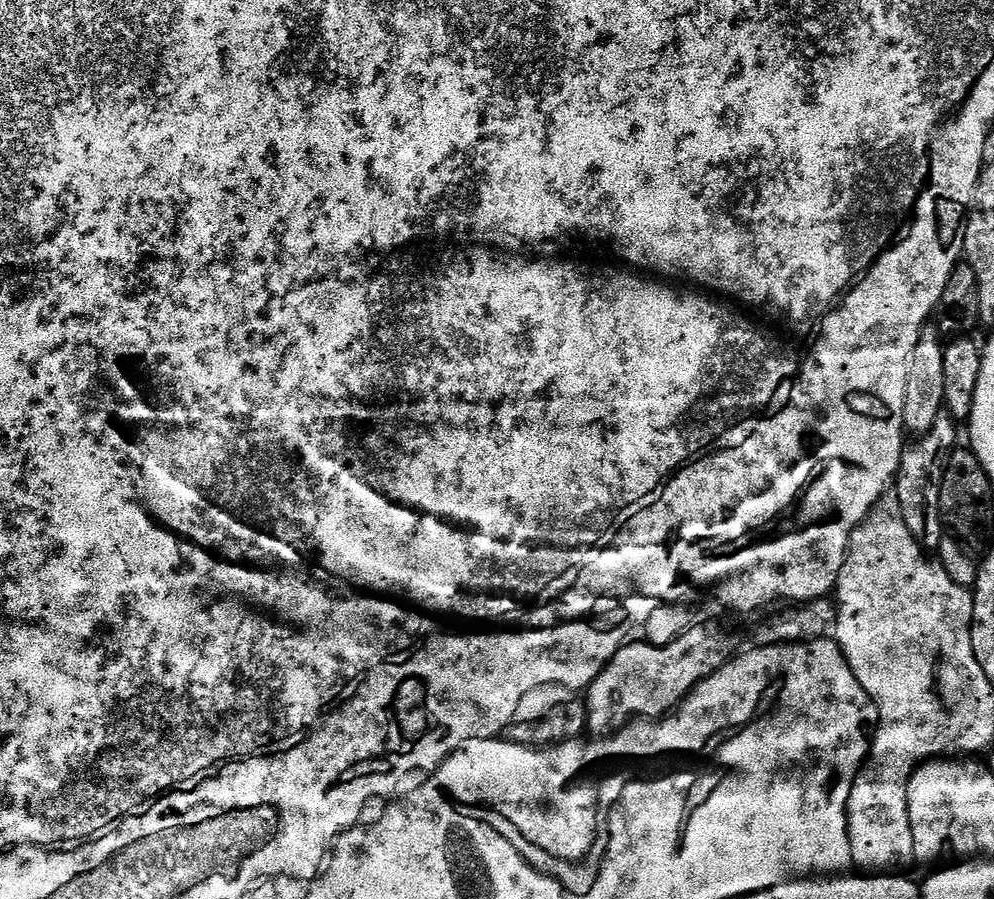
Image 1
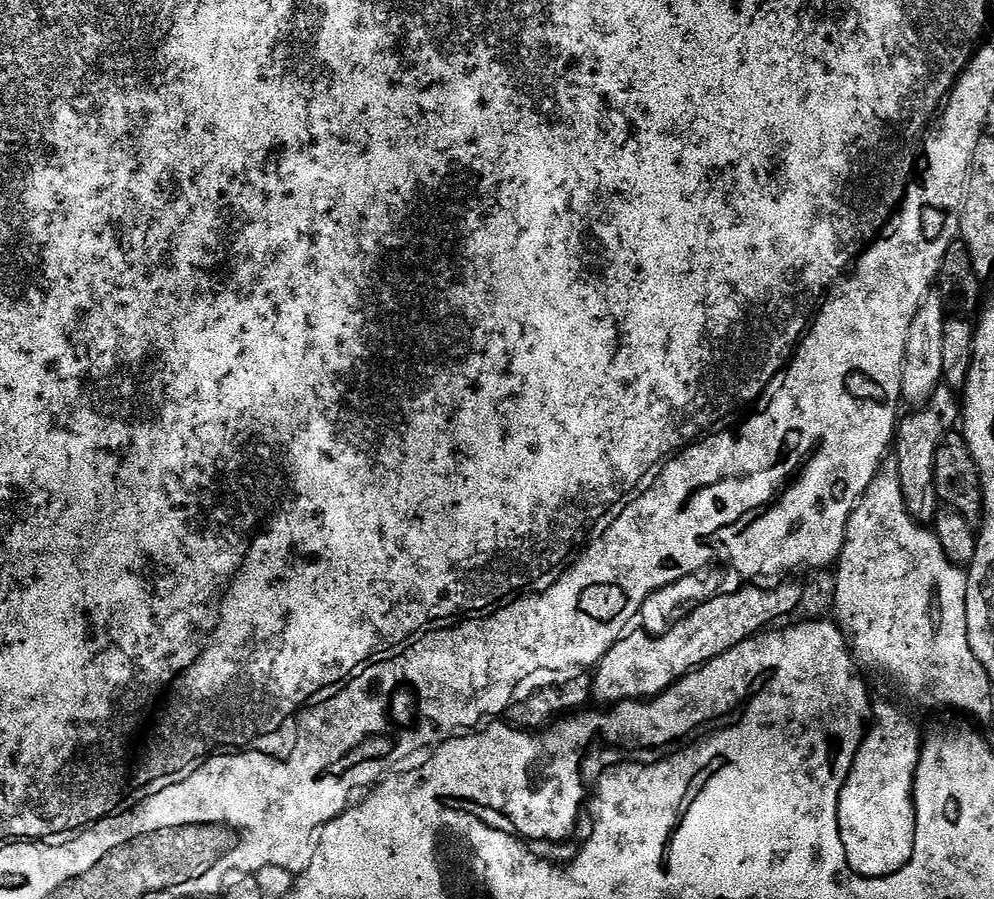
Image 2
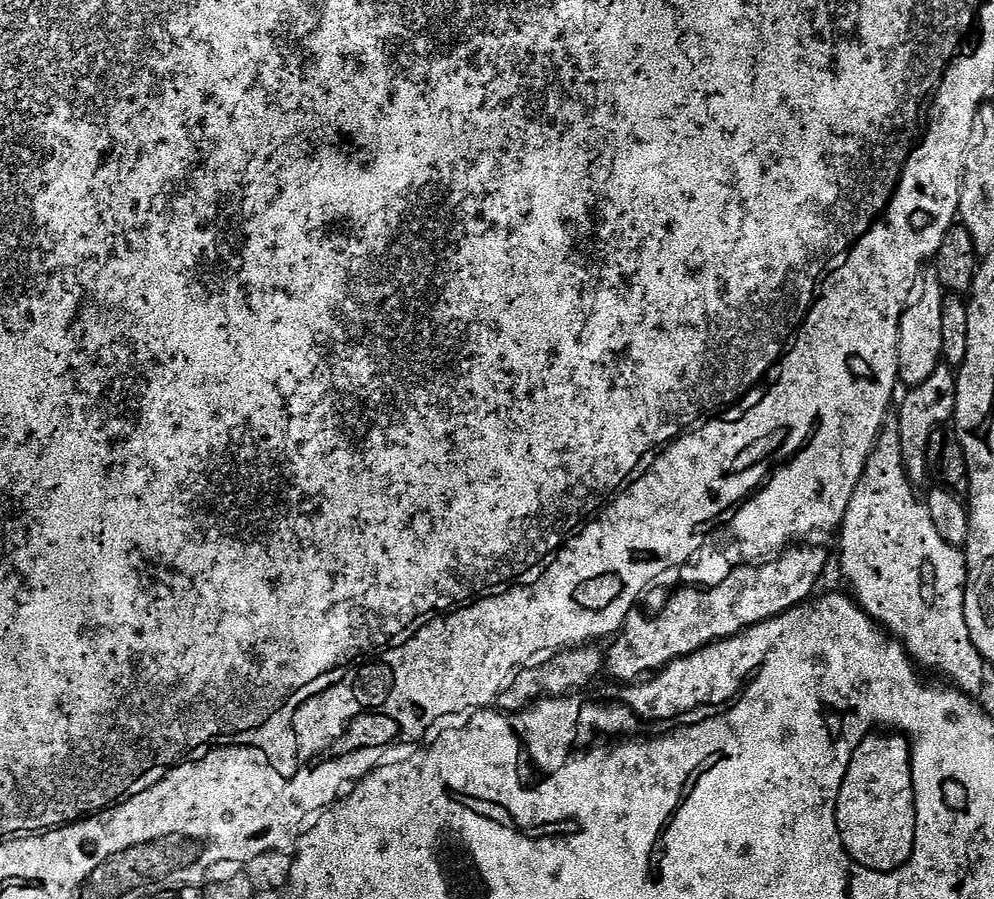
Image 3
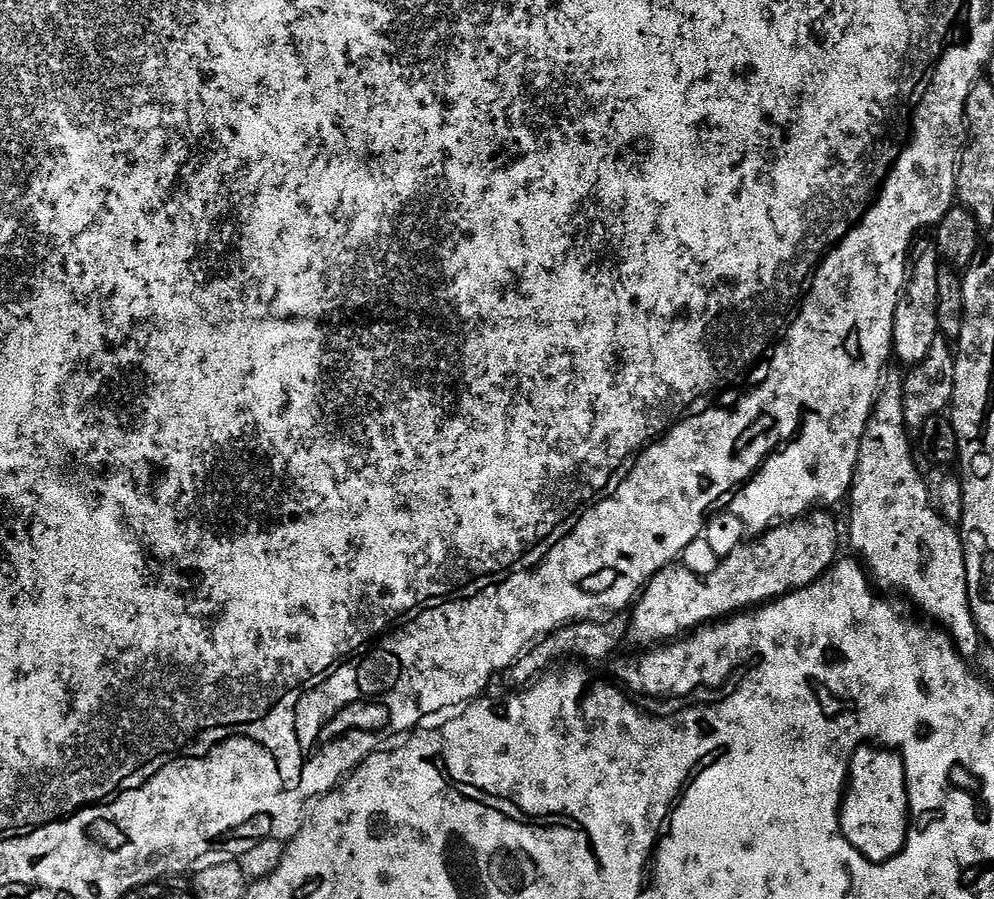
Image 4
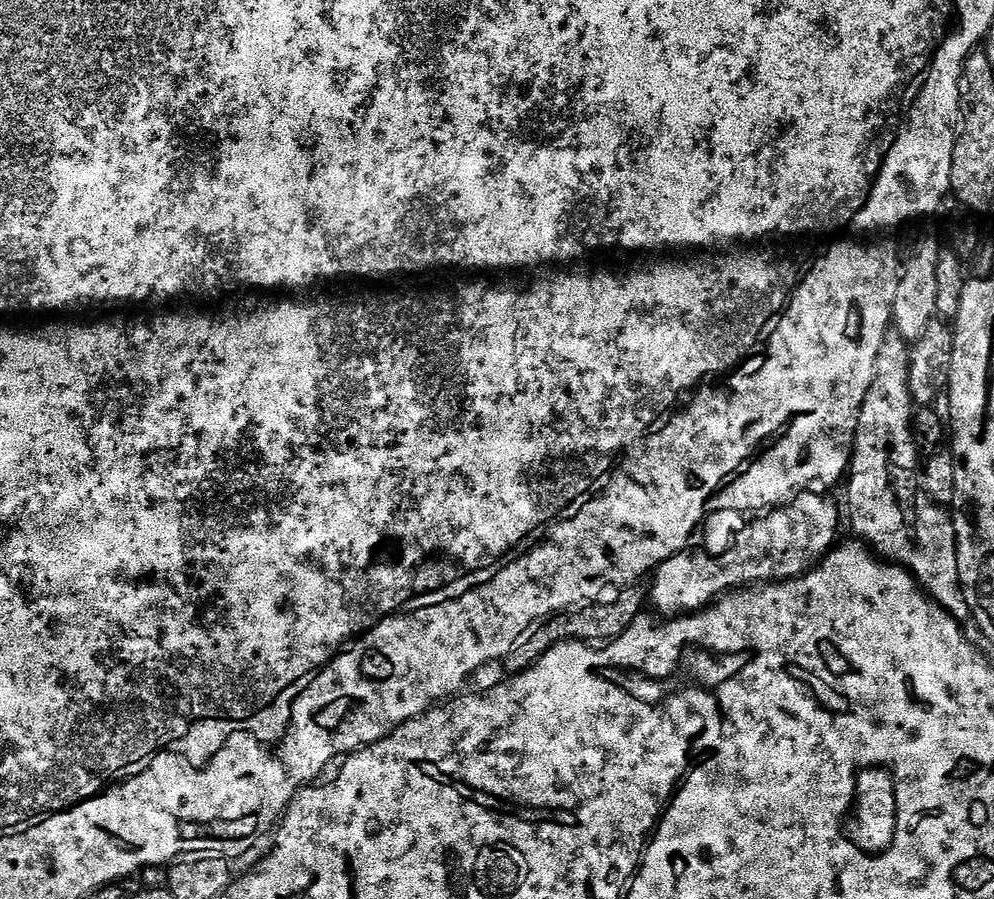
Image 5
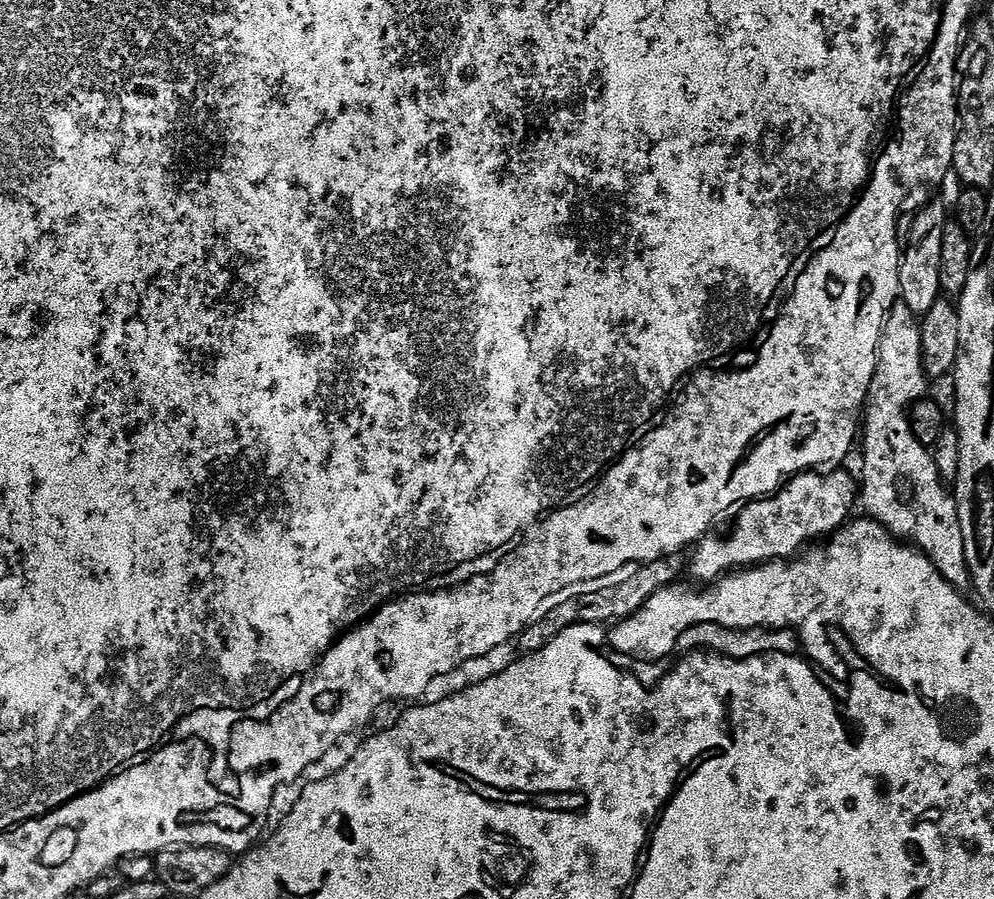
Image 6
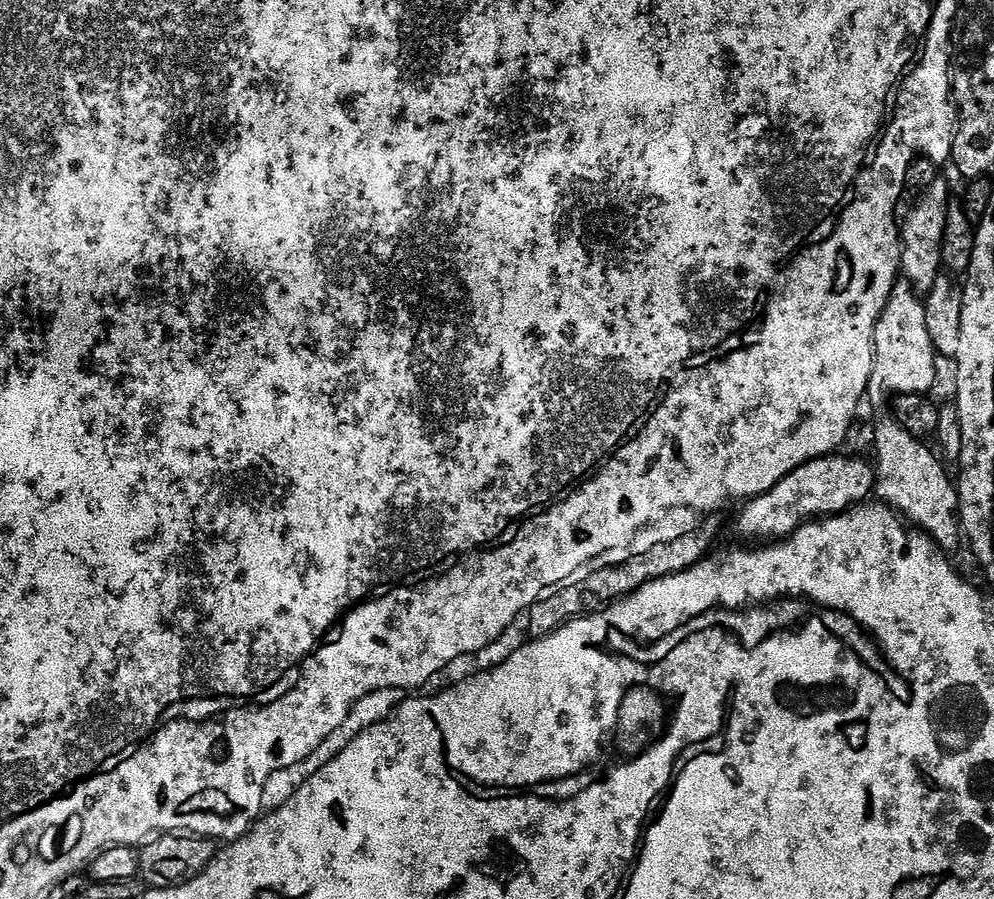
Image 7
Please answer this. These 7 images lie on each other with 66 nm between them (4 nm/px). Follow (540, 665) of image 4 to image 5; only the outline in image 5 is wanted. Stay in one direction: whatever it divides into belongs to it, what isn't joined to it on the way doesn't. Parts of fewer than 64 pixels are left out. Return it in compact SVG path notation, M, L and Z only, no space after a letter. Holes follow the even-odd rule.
M640 586L625 587L617 596L620 597L613 604L600 602L595 606L580 606L575 610L565 610L543 621L539 626L533 627L532 631L507 656L506 665L508 664L509 668L507 671L512 674L525 672L527 668L538 663L547 651L567 640L583 640L585 642L615 640L635 622L636 617L641 615L646 608L646 592L645 589L643 592Z

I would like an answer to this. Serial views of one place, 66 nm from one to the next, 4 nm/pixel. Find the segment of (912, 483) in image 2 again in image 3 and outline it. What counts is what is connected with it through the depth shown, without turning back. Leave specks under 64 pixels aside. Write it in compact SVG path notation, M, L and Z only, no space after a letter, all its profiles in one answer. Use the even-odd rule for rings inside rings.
M942 362L936 367L934 374L926 378L926 382L903 393L904 401L900 404L900 413L894 416L894 422L900 431L902 462L913 485L920 486L920 483L930 476L928 467L930 434L945 427L956 415L956 377L957 373L948 364Z

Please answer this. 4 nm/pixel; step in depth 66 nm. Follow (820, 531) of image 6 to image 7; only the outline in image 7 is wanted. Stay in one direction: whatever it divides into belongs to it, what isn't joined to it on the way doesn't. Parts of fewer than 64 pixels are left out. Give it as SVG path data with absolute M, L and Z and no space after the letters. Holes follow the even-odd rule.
M840 455L822 456L806 462L783 476L769 492L751 497L736 520L737 534L745 536L748 542L783 540L797 532L802 524L817 518L836 516L867 501L876 487L875 467L856 456Z

